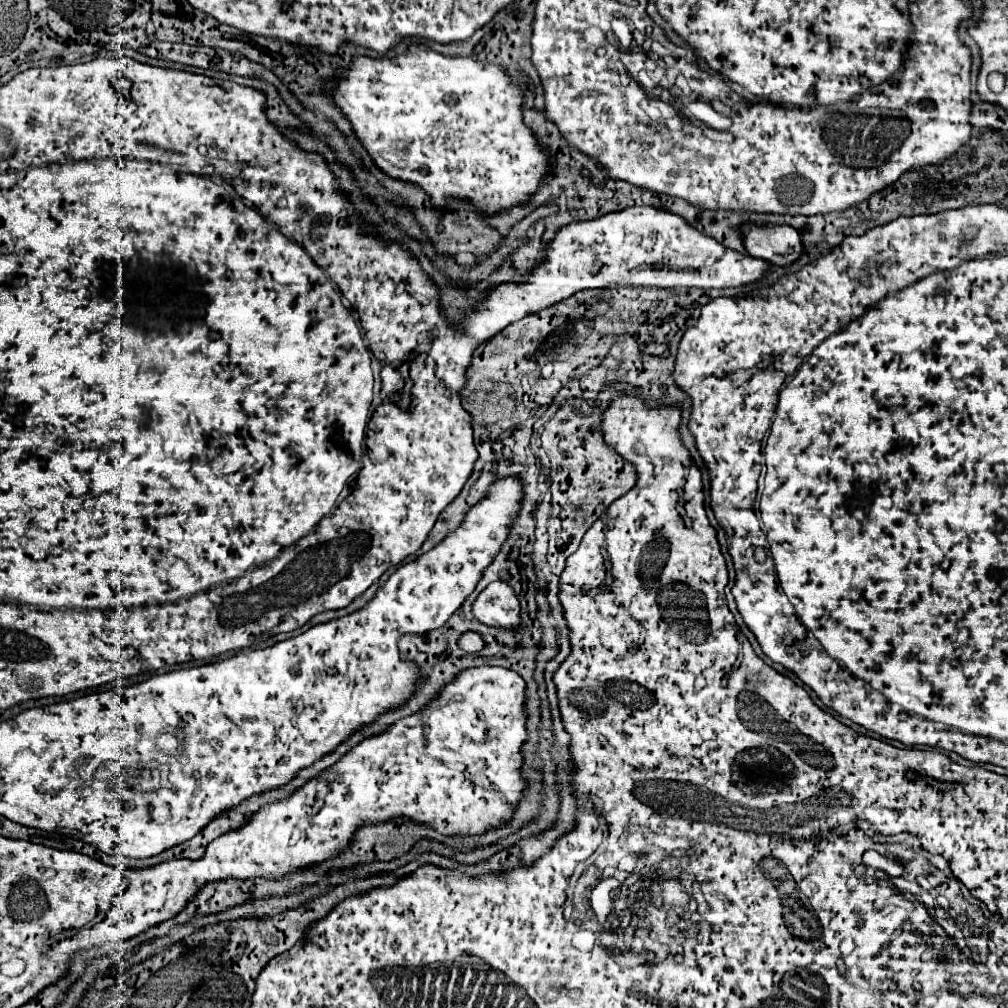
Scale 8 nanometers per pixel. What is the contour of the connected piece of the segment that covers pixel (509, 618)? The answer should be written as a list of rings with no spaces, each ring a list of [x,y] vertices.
[[[491,582],[473,604],[475,618],[488,626],[517,630],[521,624],[521,604],[507,582]]]

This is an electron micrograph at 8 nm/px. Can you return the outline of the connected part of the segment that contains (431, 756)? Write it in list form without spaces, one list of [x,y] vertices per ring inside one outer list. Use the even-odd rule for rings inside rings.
[[[482,666],[477,668],[469,668],[469,670],[463,670],[455,676],[455,682],[451,682],[449,686],[445,686],[445,690],[441,692],[441,698],[439,702],[433,702],[429,708],[425,708],[423,712],[417,712],[413,714],[411,718],[403,718],[399,720],[391,730],[379,734],[379,736],[373,736],[373,738],[367,738],[363,740],[359,746],[355,746],[349,754],[345,754],[341,758],[341,762],[337,762],[335,766],[327,768],[325,772],[321,772],[317,778],[313,778],[311,782],[307,782],[303,788],[299,788],[295,794],[291,794],[291,798],[287,800],[281,800],[281,802],[275,802],[275,804],[267,804],[263,810],[259,810],[243,828],[235,830],[235,832],[229,832],[225,836],[219,836],[217,840],[213,840],[209,846],[207,846],[207,852],[203,854],[203,858],[199,860],[169,860],[169,862],[163,862],[159,866],[153,866],[153,868],[147,868],[145,872],[149,872],[149,882],[153,886],[153,906],[149,906],[149,898],[145,898],[145,914],[151,914],[151,926],[155,924],[155,914],[157,914],[157,924],[161,924],[163,920],[171,920],[175,918],[185,906],[189,900],[193,900],[193,896],[209,882],[221,882],[221,880],[253,880],[253,878],[267,878],[267,880],[281,880],[285,878],[287,874],[291,872],[297,872],[299,868],[311,868],[311,866],[317,866],[325,860],[331,860],[335,858],[337,854],[345,852],[353,838],[355,838],[355,832],[363,826],[369,826],[369,824],[385,824],[397,816],[401,818],[409,818],[411,822],[419,822],[419,824],[425,824],[433,830],[437,830],[439,834],[445,834],[445,836],[479,836],[479,834],[485,834],[489,830],[495,830],[495,828],[501,828],[503,824],[511,822],[513,818],[513,810],[517,808],[517,804],[521,802],[523,798],[523,792],[527,790],[527,780],[523,780],[521,776],[521,766],[523,766],[523,754],[521,754],[521,746],[527,742],[527,714],[525,714],[525,680],[519,676],[515,671],[510,669],[504,669],[499,666]],[[445,802],[455,802],[453,804],[453,810],[449,814],[445,814]]]

